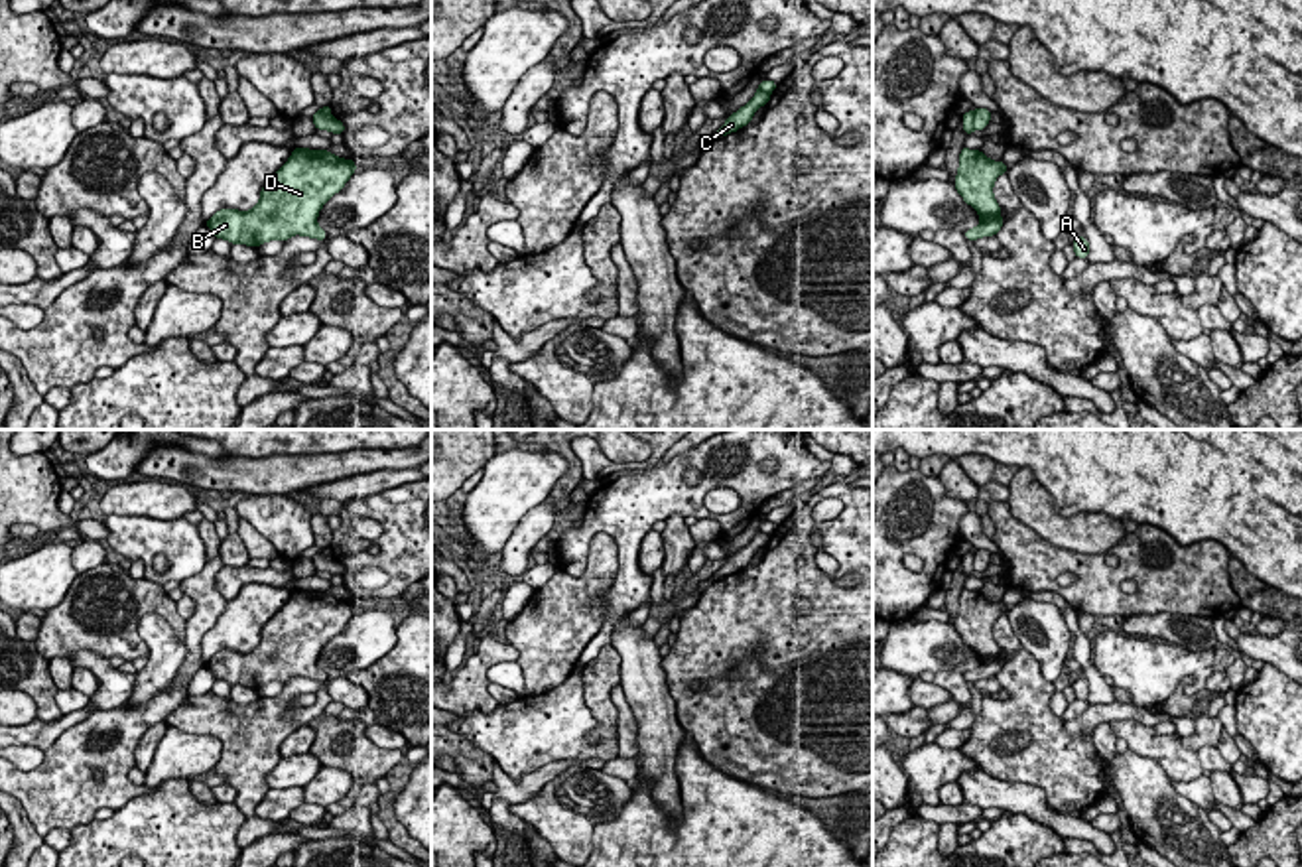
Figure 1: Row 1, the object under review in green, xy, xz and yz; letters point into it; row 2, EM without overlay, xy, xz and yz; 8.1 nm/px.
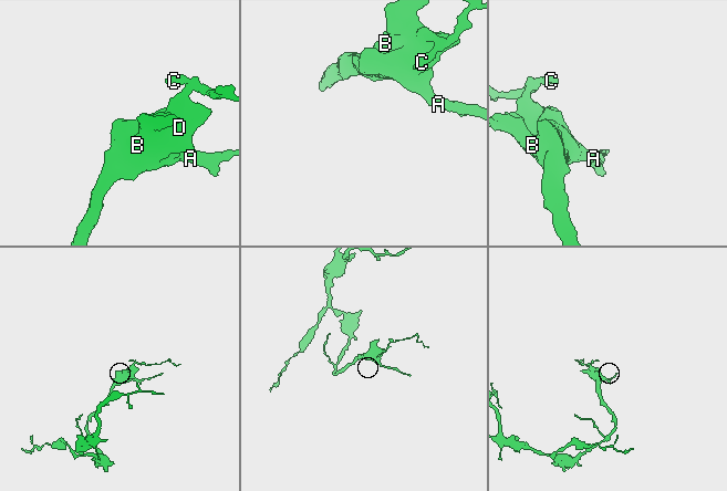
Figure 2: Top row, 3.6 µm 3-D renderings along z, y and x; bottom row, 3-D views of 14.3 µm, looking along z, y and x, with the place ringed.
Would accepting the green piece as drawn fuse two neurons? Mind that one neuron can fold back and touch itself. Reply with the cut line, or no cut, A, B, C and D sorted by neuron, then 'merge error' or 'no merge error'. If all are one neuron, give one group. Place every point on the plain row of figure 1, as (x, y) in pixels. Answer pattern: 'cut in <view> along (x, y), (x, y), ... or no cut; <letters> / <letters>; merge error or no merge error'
cut in yz along (976, 552), (974, 570); A B D / C; merge error

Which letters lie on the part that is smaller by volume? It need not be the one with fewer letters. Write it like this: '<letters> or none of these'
C

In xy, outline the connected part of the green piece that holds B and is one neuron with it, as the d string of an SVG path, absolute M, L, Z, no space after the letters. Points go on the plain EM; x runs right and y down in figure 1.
M293 589L290 601L262 627L256 648L246 654L219 650L205 666L230 688L240 684L258 690L293 676L325 682L329 676L317 666L317 656L355 613L355 601Z

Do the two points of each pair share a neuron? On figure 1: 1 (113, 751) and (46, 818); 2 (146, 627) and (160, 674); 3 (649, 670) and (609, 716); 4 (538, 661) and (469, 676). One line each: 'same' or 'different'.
1: same
2: same
3: different
4: different

